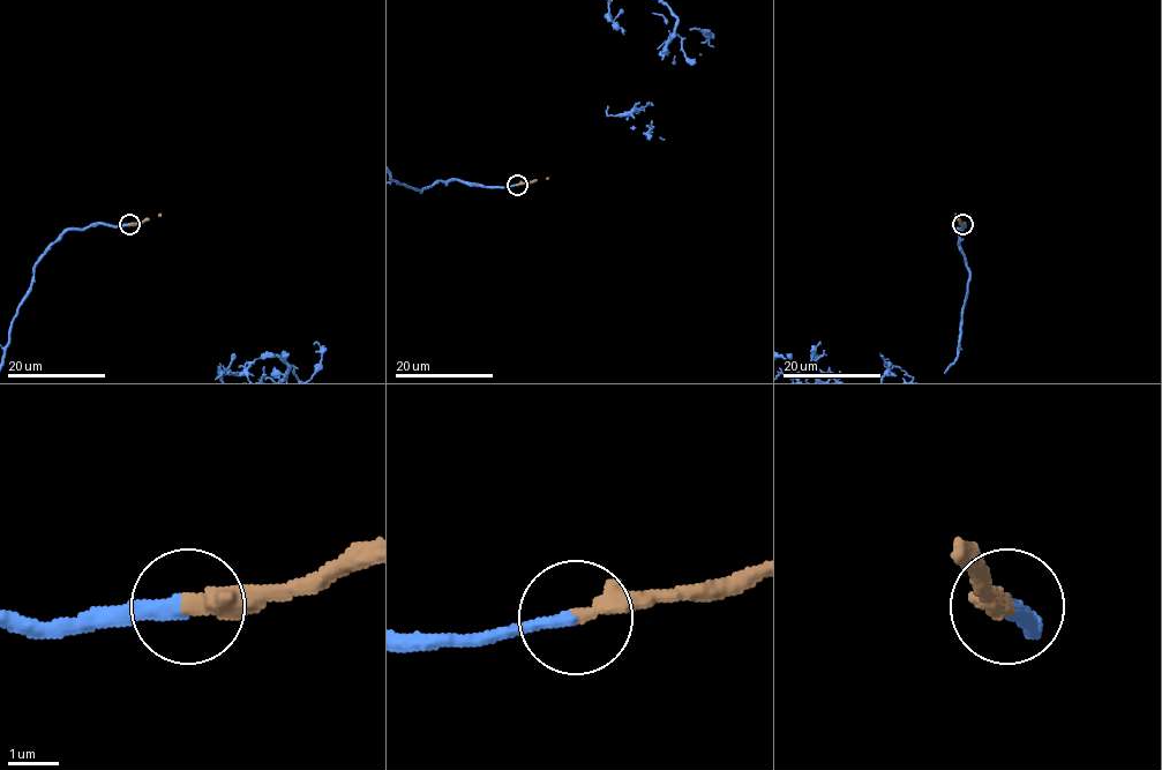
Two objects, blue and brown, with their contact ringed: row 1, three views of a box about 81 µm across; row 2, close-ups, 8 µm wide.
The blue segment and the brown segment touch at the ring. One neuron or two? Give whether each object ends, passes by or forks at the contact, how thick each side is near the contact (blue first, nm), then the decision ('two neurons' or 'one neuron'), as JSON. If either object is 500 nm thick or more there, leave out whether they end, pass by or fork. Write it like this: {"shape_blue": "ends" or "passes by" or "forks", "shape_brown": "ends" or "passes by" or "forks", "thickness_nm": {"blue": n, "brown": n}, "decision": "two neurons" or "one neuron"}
{"shape_blue": "ends", "shape_brown": "ends", "thickness_nm": {"blue": 300, "brown": 400}, "decision": "one neuron"}

